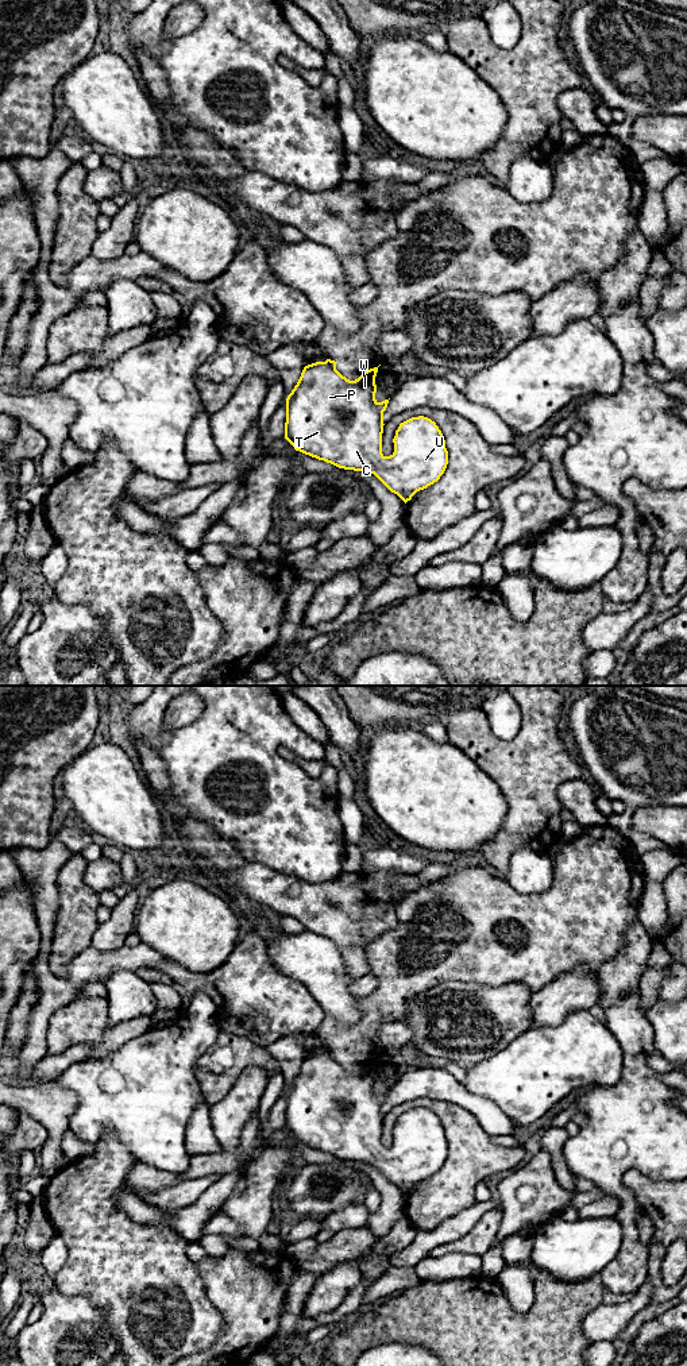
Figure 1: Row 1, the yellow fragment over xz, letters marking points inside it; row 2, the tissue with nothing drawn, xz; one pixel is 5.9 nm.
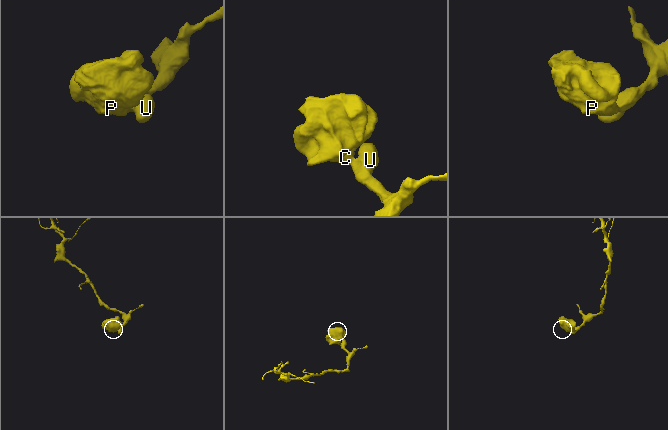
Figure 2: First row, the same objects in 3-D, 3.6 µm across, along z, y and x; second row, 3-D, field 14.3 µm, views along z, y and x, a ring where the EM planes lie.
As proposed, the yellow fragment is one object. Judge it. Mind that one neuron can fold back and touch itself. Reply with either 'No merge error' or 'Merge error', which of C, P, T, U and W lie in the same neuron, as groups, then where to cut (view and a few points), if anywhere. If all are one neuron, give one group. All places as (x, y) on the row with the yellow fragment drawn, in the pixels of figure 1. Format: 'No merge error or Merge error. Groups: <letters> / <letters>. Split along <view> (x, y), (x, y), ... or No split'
No merge error. Groups: C P T U W. No split

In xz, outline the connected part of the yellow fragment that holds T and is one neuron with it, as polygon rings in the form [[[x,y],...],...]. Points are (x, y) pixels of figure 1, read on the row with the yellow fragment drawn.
[[[335,360],[316,362],[304,367],[301,377],[286,398],[285,439],[305,455],[331,463],[339,468],[364,471],[374,474],[391,493],[405,503],[420,491],[433,485],[444,474],[448,464],[445,440],[436,425],[428,417],[412,417],[400,424],[393,439],[394,452],[390,456],[382,454],[383,412],[389,400],[375,400],[375,377],[378,367],[364,371],[358,379],[350,381],[336,370]]]

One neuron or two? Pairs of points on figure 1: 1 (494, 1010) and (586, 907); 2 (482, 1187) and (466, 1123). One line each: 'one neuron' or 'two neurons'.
1: two neurons
2: two neurons

